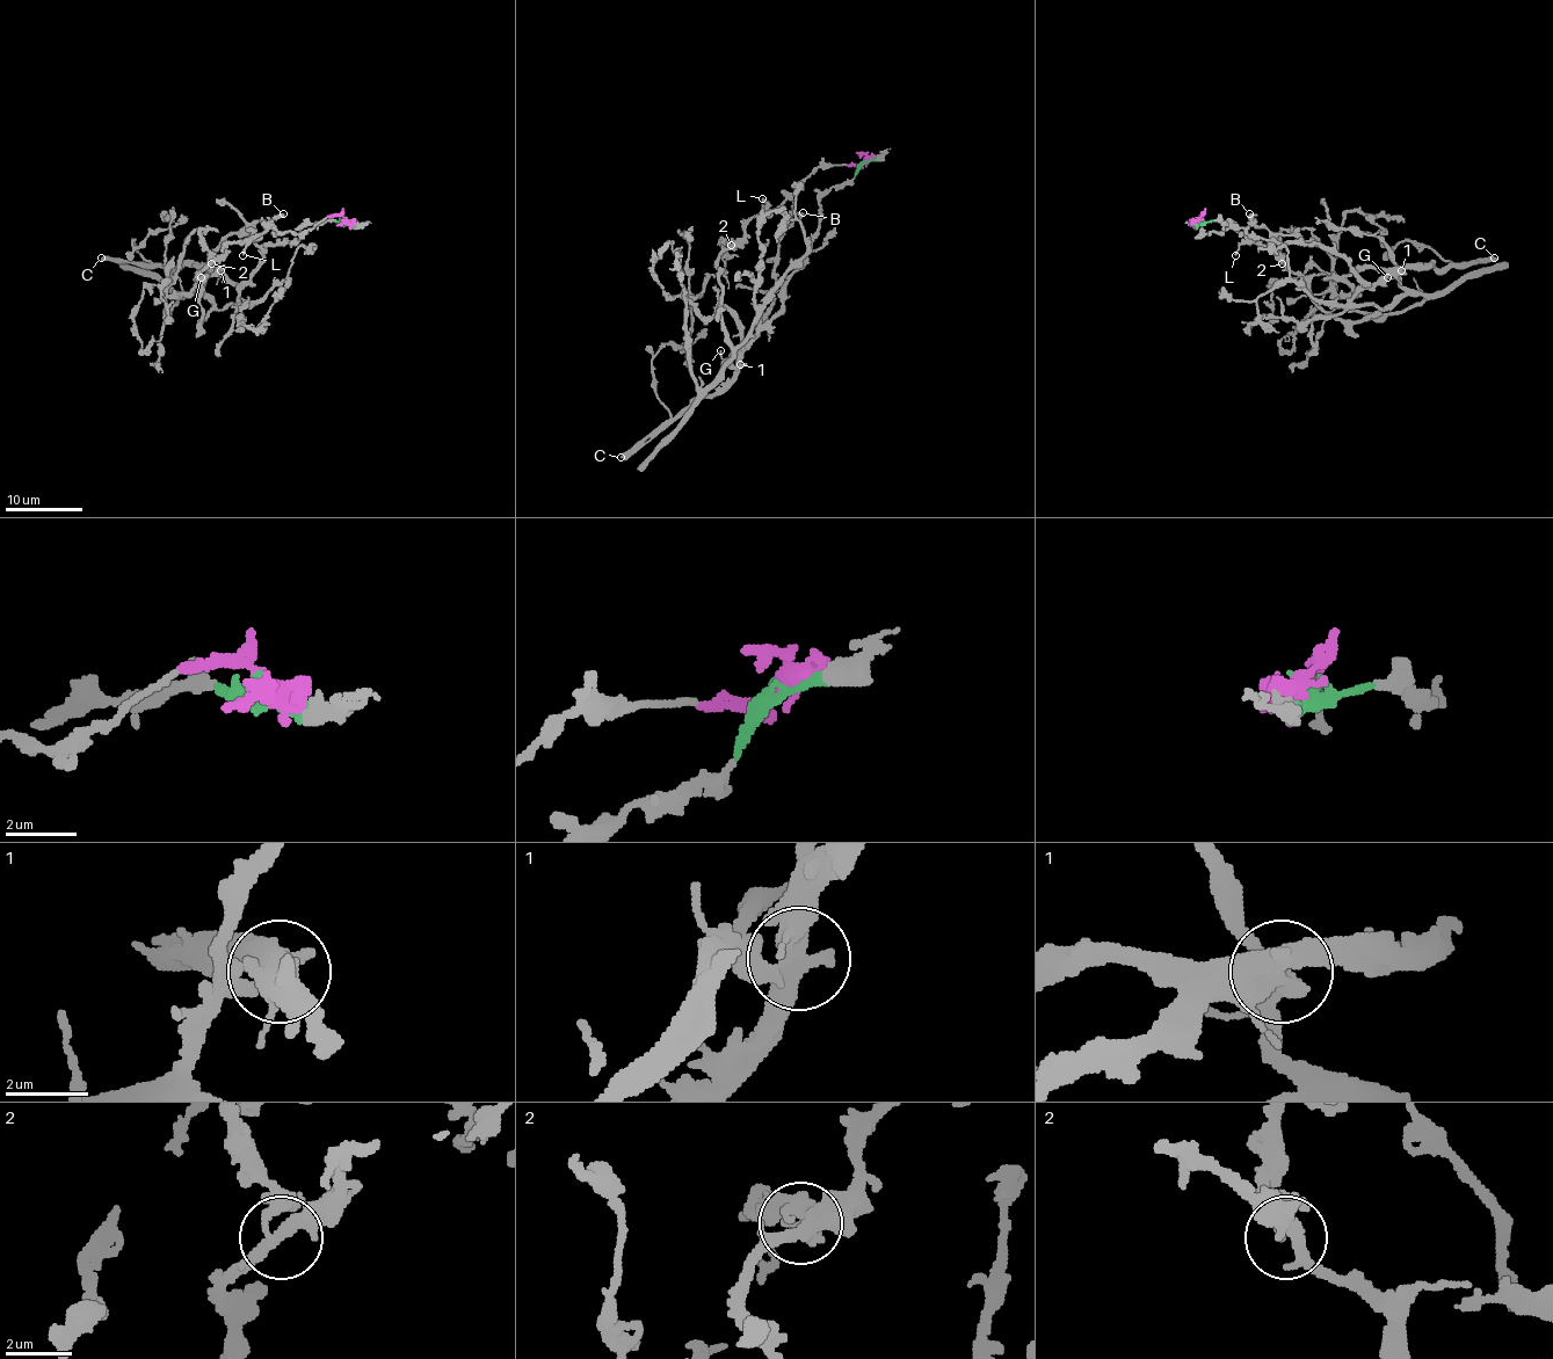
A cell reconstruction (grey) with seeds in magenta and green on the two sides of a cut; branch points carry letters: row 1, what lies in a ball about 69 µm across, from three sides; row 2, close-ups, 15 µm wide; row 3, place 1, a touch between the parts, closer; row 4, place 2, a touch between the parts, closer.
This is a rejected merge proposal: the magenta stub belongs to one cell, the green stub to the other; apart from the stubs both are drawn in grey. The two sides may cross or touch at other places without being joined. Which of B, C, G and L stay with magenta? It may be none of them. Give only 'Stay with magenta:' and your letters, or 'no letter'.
Stay with magenta: G, L

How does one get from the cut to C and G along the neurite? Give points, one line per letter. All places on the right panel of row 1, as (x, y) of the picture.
C: (1197, 218), (1229, 223), (1278, 241), (1333, 247), (1371, 283), (1414, 266), (1459, 267), (1494, 258)
G: (1197, 218), (1205, 234), (1235, 229), (1255, 240), (1318, 304), (1352, 321), (1379, 315), (1402, 292), (1387, 277)

